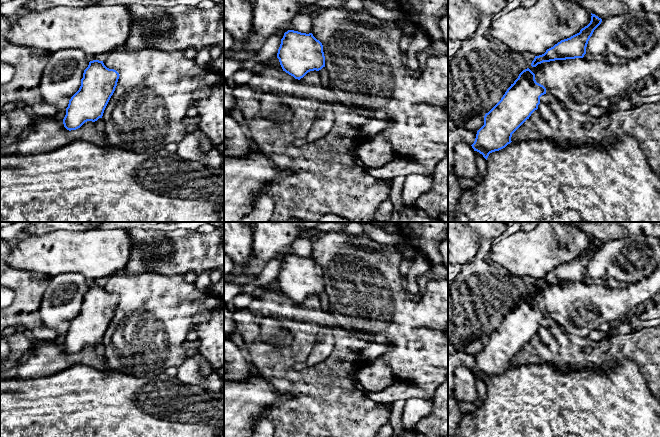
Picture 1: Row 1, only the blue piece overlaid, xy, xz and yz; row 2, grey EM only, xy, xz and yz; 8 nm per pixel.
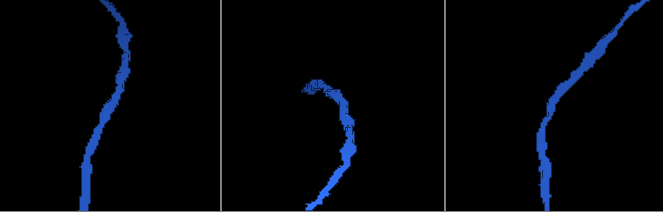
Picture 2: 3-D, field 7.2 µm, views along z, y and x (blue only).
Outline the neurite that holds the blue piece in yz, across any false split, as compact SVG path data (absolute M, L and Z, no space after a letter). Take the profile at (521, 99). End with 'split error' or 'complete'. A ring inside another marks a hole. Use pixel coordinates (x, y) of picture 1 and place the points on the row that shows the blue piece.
M529 69L523 70L513 84L507 89L501 100L484 116L484 125L477 131L474 151L487 160L490 153L499 151L510 144L512 134L538 109L540 97L546 94L546 88L537 83L535 74Z; complete

